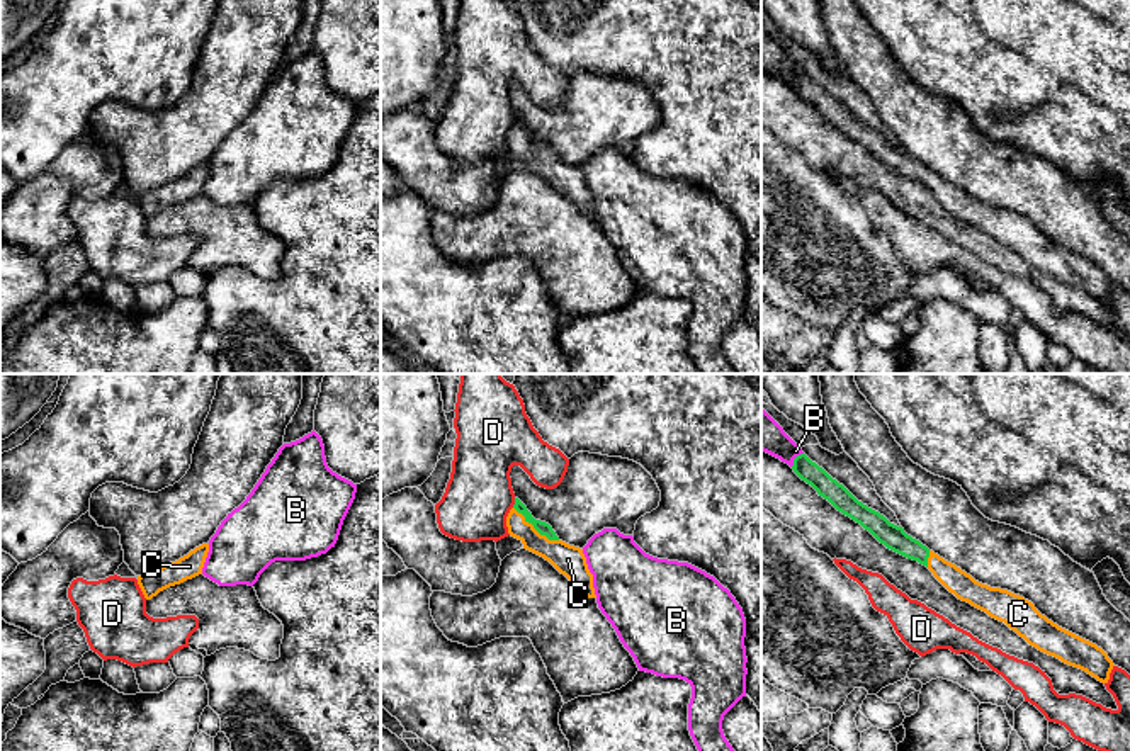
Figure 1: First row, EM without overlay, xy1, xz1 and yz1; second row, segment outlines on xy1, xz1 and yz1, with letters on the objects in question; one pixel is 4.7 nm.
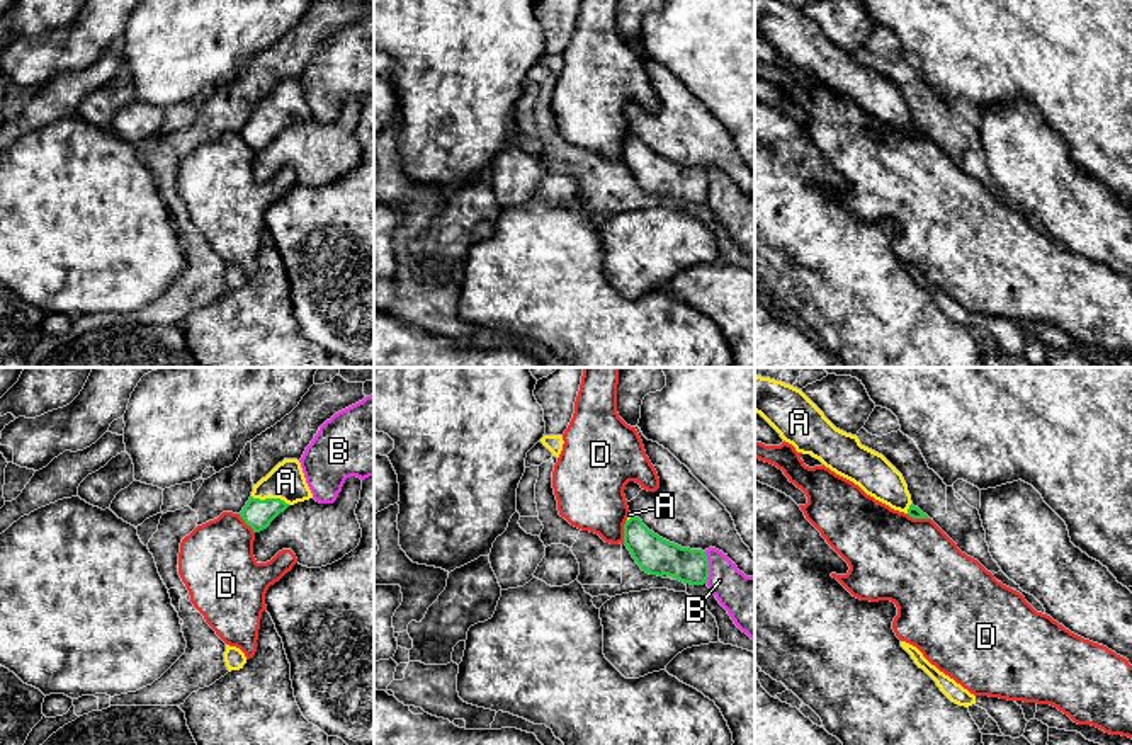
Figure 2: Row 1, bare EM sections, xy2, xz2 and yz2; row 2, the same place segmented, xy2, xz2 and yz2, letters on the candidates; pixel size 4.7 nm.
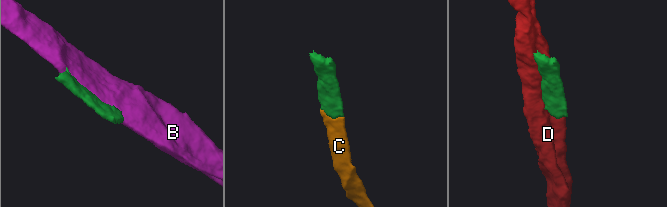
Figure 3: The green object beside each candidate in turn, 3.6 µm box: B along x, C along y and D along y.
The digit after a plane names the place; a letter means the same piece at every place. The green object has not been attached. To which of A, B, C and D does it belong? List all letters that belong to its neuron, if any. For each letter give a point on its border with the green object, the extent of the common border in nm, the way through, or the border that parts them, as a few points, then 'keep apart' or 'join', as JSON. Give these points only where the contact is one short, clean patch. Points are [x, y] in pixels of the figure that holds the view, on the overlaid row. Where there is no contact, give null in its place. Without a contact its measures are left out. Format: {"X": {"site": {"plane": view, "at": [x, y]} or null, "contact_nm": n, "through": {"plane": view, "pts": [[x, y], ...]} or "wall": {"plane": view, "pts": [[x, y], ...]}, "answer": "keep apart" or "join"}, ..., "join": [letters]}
{"A": {"site": {"plane": "xy2", "at": [271, 499]}, "contact_nm": 190, "through": {"plane": "xy2", "pts": [[257, 514], [271, 499], [286, 482]]}, "answer": "join"}, "B": {"site": {"plane": "xz2", "at": [707, 567]}, "contact_nm": 150, "answer": "keep apart"}, "C": {"site": {"plane": "xz1", "at": [536, 529]}, "contact_nm": 280, "through": {"plane": "xz1", "pts": [[544, 529], [536, 529], [568, 559]]}, "answer": "join"}, "D": {"site": {"plane": "xz2", "at": [624, 531]}, "contact_nm": 120, "answer": "keep apart"}, "join": ["A", "C"]}

